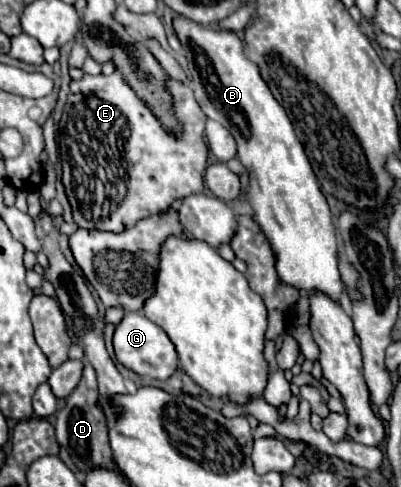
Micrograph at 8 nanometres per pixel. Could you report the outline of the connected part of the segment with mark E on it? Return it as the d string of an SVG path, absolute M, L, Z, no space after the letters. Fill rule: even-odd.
M118 70L110 76L82 76L70 84L72 94L78 94L80 98L72 98L74 102L66 104L60 120L58 144L62 184L72 206L74 222L80 228L124 232L138 220L168 208L176 198L204 190L206 114L200 110L188 86L176 80L170 80L168 86L176 98L176 116L184 124L180 138L164 134L160 122L156 122L144 102L128 90L128 84ZM100 172L110 172L106 178L106 194L102 198L96 196ZM110 184L114 184L114 194L110 192ZM116 184L124 184L124 194L120 194Z

